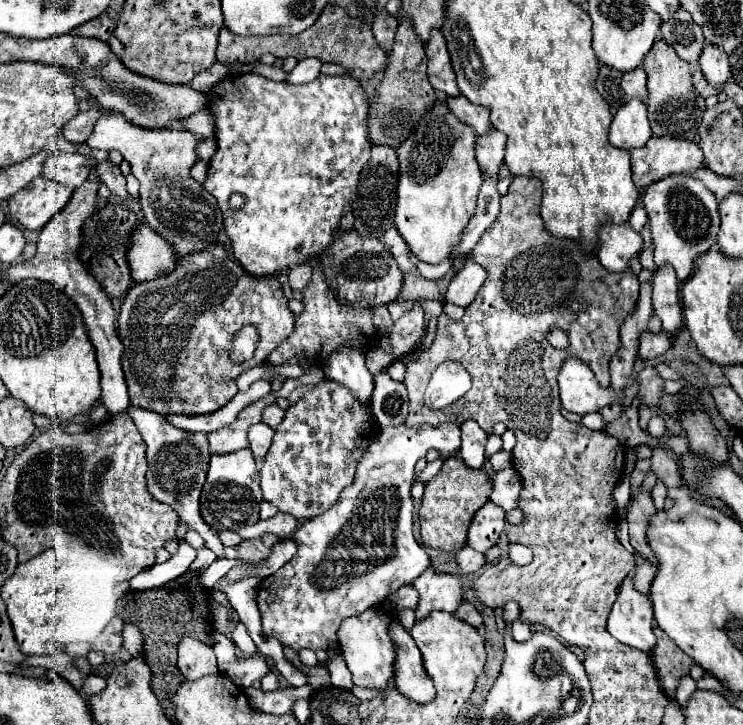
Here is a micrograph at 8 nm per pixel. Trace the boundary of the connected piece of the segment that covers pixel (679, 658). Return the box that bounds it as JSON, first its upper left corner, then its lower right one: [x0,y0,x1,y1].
[651,627,693,697]

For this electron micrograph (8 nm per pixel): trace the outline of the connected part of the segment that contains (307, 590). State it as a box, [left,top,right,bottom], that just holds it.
[257,425,459,649]

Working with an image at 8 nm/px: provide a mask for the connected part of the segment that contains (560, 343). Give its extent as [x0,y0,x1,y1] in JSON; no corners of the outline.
[547,327,569,350]

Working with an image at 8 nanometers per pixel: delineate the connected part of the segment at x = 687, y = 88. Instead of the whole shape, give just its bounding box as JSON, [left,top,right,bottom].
[643,41,705,141]

